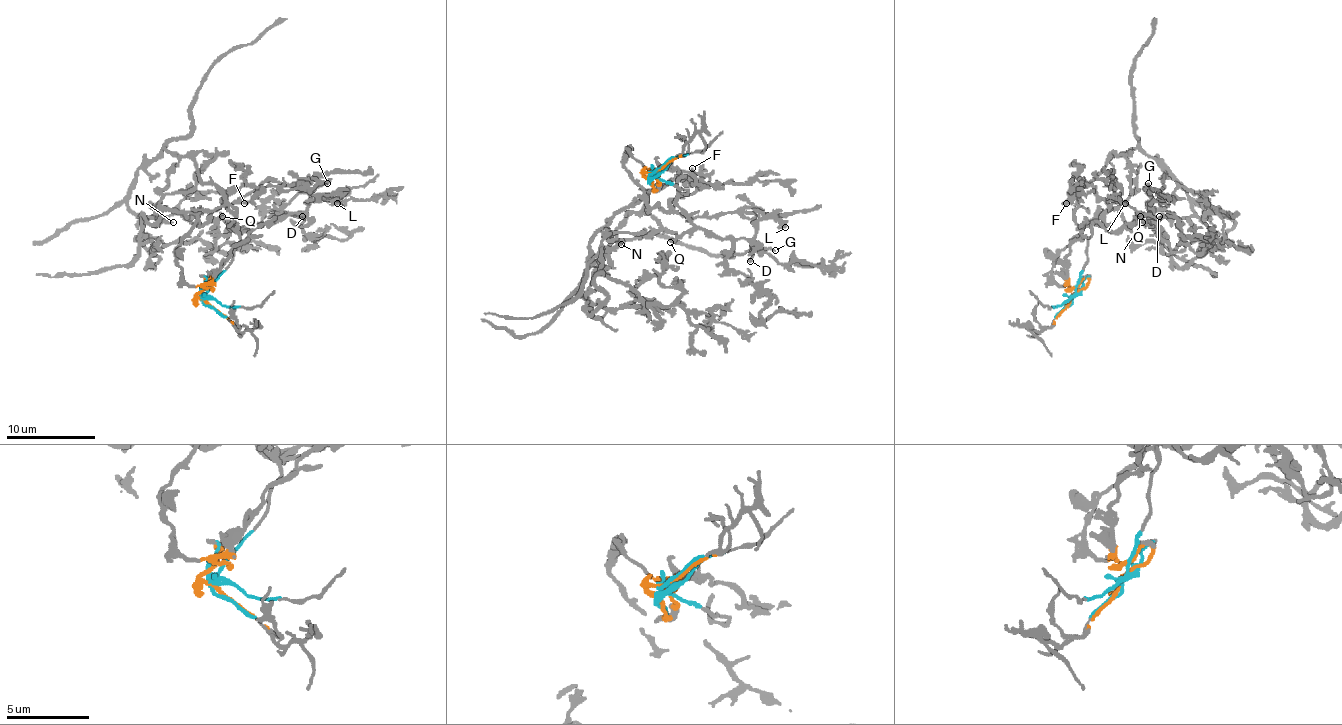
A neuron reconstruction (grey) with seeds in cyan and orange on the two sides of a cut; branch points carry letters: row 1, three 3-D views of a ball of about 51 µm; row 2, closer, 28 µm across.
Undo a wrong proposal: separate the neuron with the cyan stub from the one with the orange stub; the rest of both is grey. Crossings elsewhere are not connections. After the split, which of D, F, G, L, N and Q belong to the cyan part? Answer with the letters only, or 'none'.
D, G, L, N, Q

